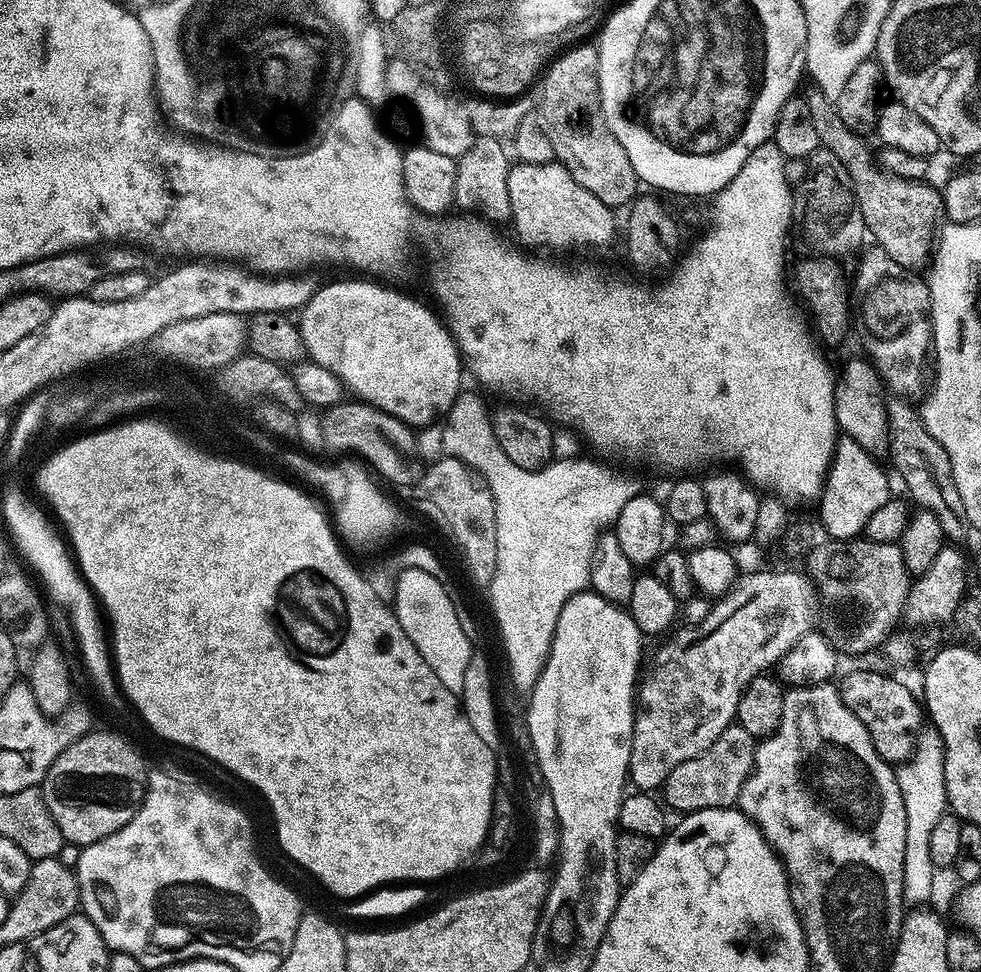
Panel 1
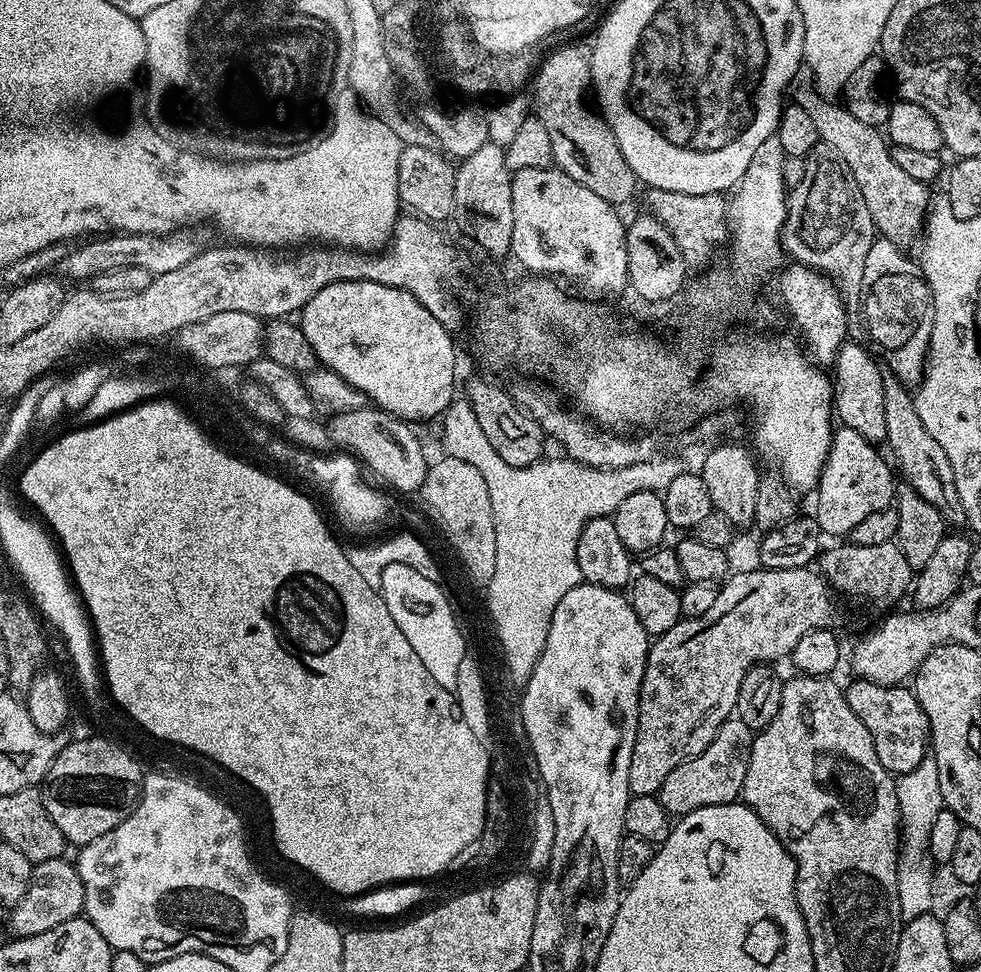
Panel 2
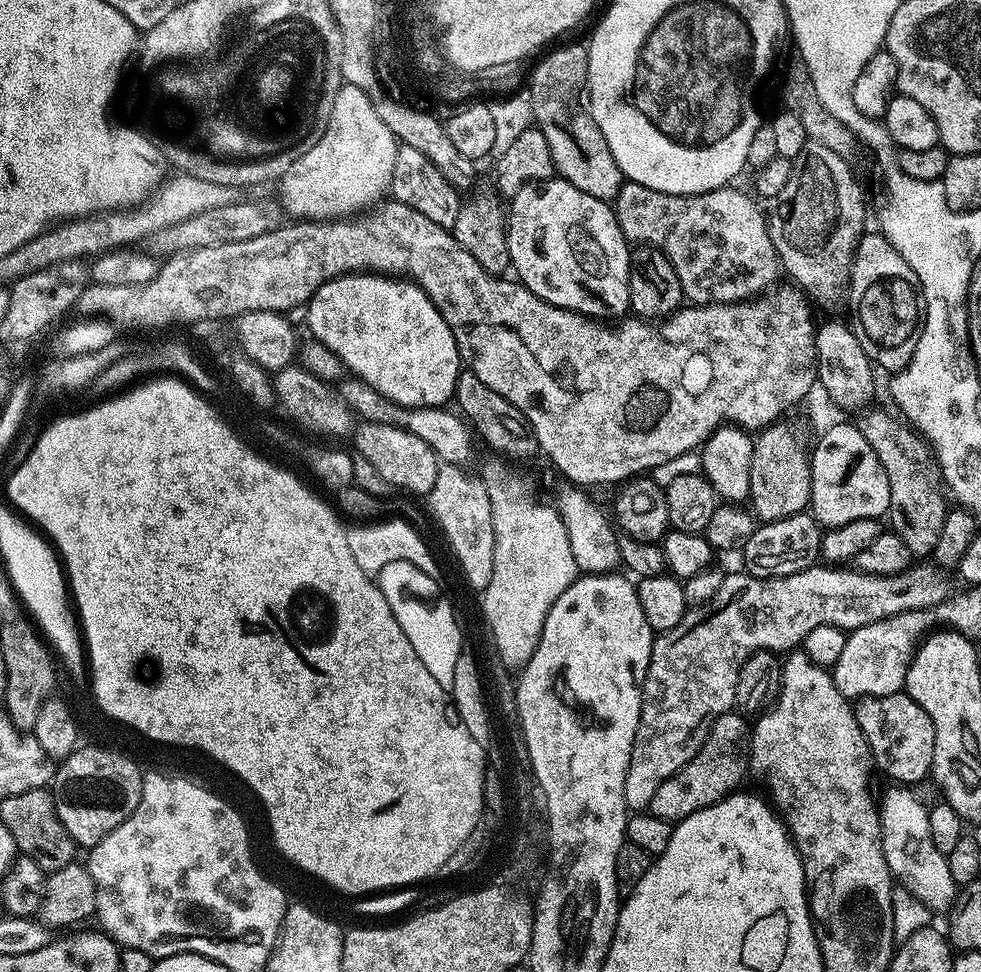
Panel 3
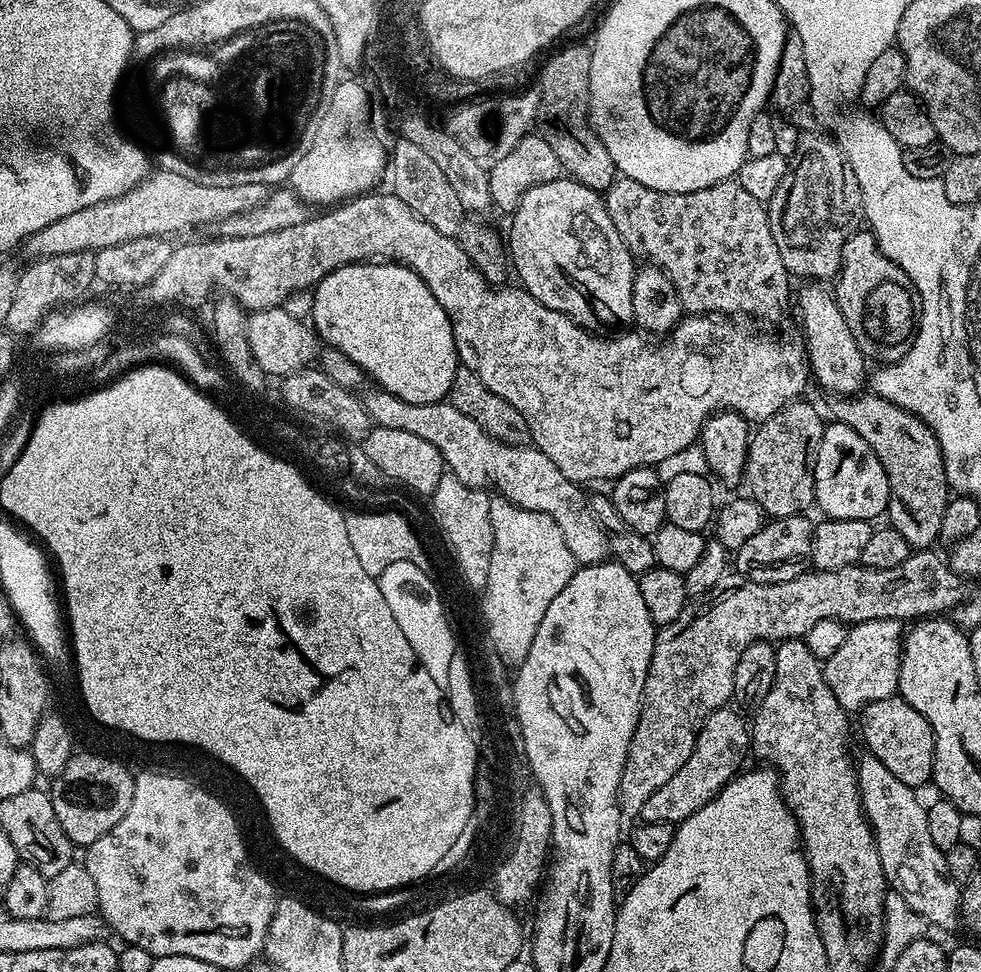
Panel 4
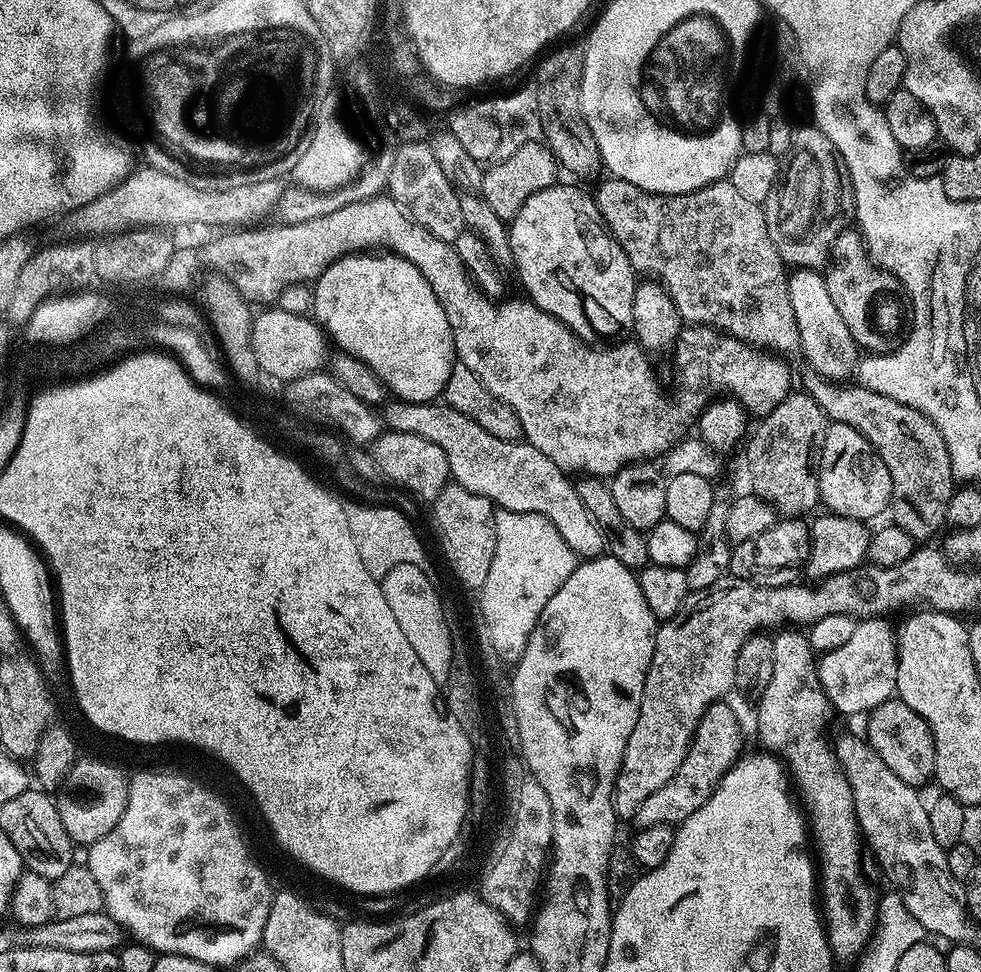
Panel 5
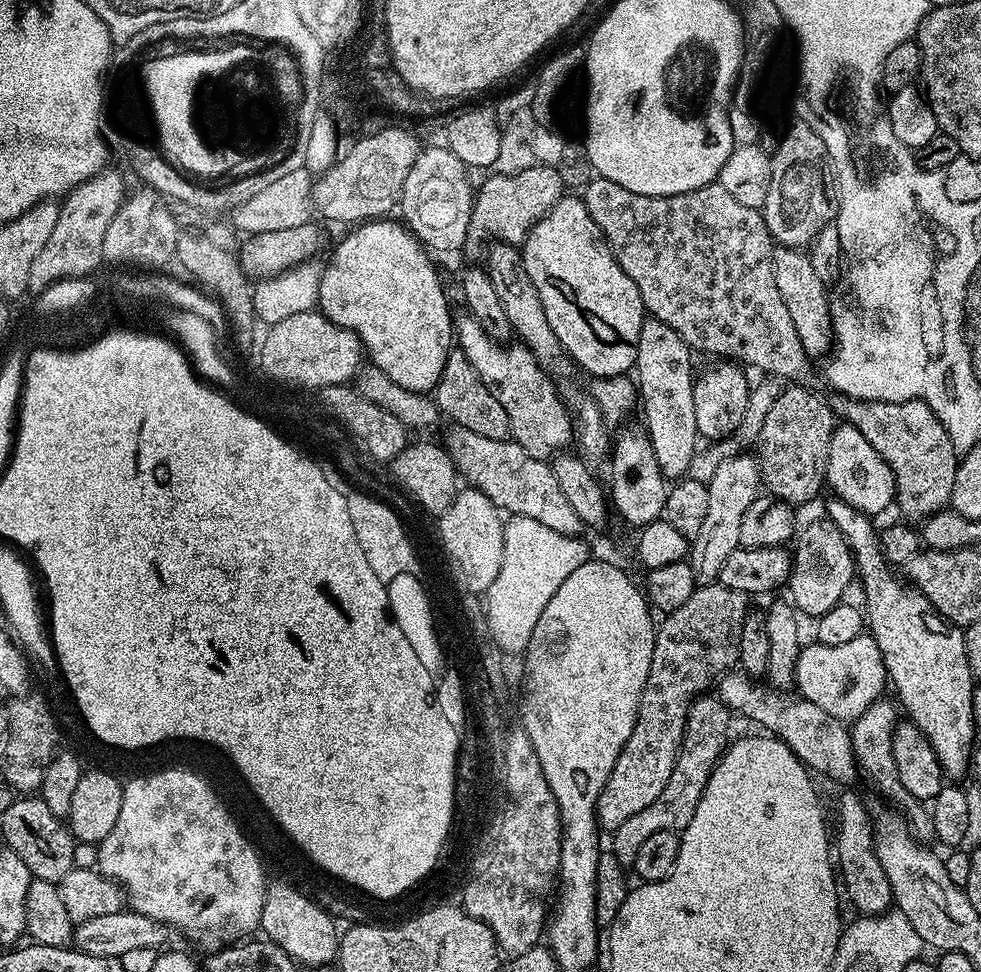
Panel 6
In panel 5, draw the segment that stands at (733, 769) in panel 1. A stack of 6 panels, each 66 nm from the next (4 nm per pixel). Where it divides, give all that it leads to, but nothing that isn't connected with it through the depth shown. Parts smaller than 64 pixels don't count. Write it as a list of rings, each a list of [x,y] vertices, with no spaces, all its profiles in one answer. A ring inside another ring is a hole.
[[[728,702],[711,704],[702,714],[692,735],[690,746],[686,750],[686,758],[682,758],[682,766],[678,766],[674,778],[670,778],[670,782],[666,782],[662,790],[650,794],[650,798],[646,798],[642,806],[638,806],[634,817],[635,827],[649,828],[655,824],[678,826],[686,818],[690,818],[694,810],[702,810],[710,794],[714,794],[718,782],[722,782],[724,775],[740,759],[742,755],[740,747],[743,744],[744,736],[740,733],[740,720],[736,717],[735,710]]]

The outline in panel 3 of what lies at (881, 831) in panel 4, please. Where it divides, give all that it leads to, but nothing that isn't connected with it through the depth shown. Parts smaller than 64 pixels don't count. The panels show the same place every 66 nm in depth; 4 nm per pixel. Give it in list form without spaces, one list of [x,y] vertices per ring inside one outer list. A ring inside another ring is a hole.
[[[892,786],[880,805],[880,833],[882,834],[882,850],[886,854],[888,868],[893,877],[908,891],[933,910],[951,908],[957,884],[950,874],[944,873],[948,865],[948,857],[934,846],[930,838],[930,818],[928,808],[913,794],[908,786]]]

